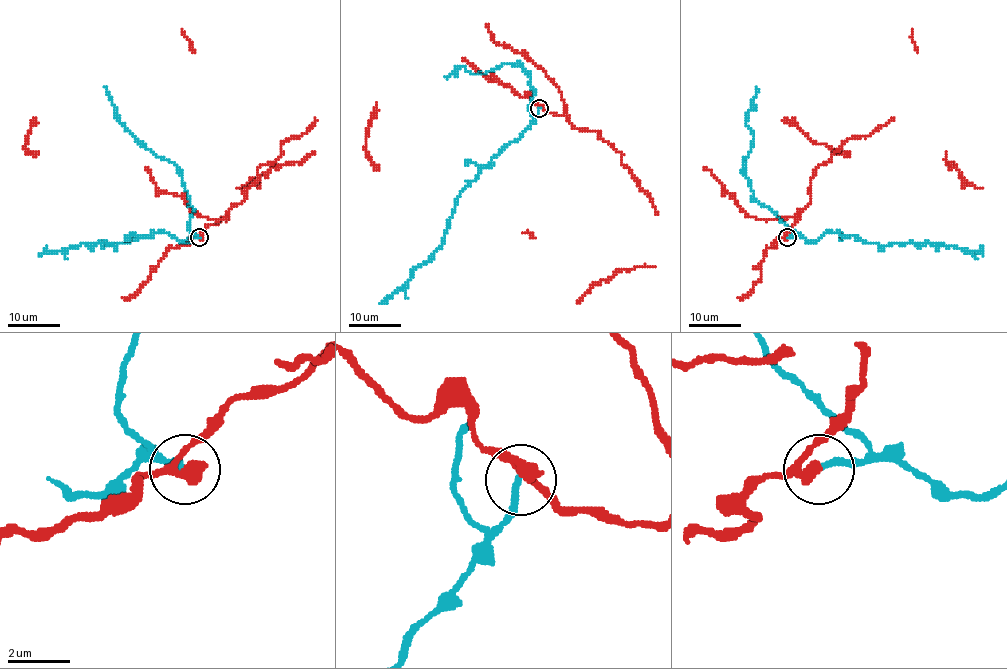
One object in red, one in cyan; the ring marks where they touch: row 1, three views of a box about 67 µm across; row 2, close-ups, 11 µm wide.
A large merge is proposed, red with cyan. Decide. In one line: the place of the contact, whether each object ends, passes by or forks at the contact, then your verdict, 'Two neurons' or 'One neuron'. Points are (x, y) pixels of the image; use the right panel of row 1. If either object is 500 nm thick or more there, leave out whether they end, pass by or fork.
Place: (787, 237). At the ring red passes by. At the ring cyan ends. Two neurons

